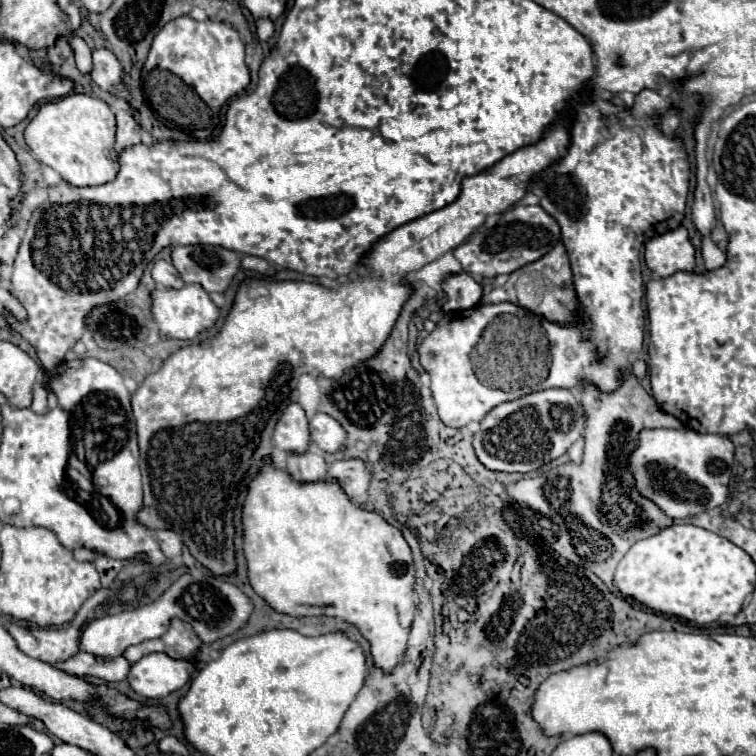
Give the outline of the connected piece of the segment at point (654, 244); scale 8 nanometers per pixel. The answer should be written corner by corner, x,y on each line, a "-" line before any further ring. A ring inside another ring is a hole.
679,226
663,236
651,238
645,244
645,264
659,278
667,278
677,270
691,272
695,266
695,248
689,242
687,230

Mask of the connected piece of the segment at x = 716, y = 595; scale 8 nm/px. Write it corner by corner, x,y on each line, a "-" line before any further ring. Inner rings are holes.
675,524
663,528
655,536
639,540
631,546
625,558
619,562
615,572
615,584
621,594
631,596
633,600
645,604
647,608
663,614
671,614
698,627
715,622
721,614
737,614
741,602
755,588
755,564
747,552
731,544
727,538
721,538
705,528
691,524

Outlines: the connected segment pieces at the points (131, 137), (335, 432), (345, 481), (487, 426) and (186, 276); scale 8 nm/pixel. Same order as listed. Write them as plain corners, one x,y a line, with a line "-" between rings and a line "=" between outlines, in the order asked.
117,110
117,142
115,150
121,152
123,148
129,148
133,144
141,142
141,128
135,122
131,110
=
323,412
315,414
309,420
309,430
311,430
311,440
323,452
337,452
345,442
343,426
335,418
331,418
331,416
323,414
=
349,458
349,460
333,462
327,472
327,478
339,480
339,484
343,484
343,490
347,492
347,496
359,498
369,488
371,472
367,470
367,466
361,458
=
547,388
547,390
541,390
541,392
533,392
533,394
527,394
519,400
499,404
497,408
493,408
483,418
479,432
475,432
473,448
477,452
477,458
489,470
497,470
497,472
531,472
531,470
537,470
537,468
545,466
547,462
563,456
567,452
567,448
577,438
581,438
583,428
585,428
583,412
585,412
585,408
575,398
575,394
567,388
=
177,246
171,262
179,270
185,284
199,284
209,294
225,292
241,268
241,256
219,246

